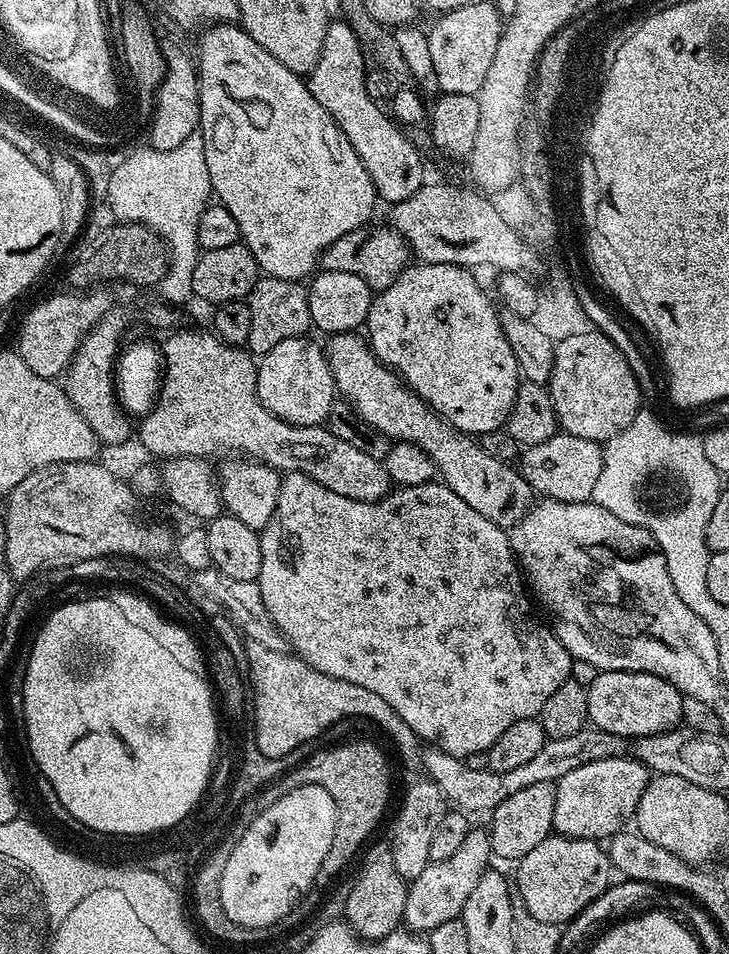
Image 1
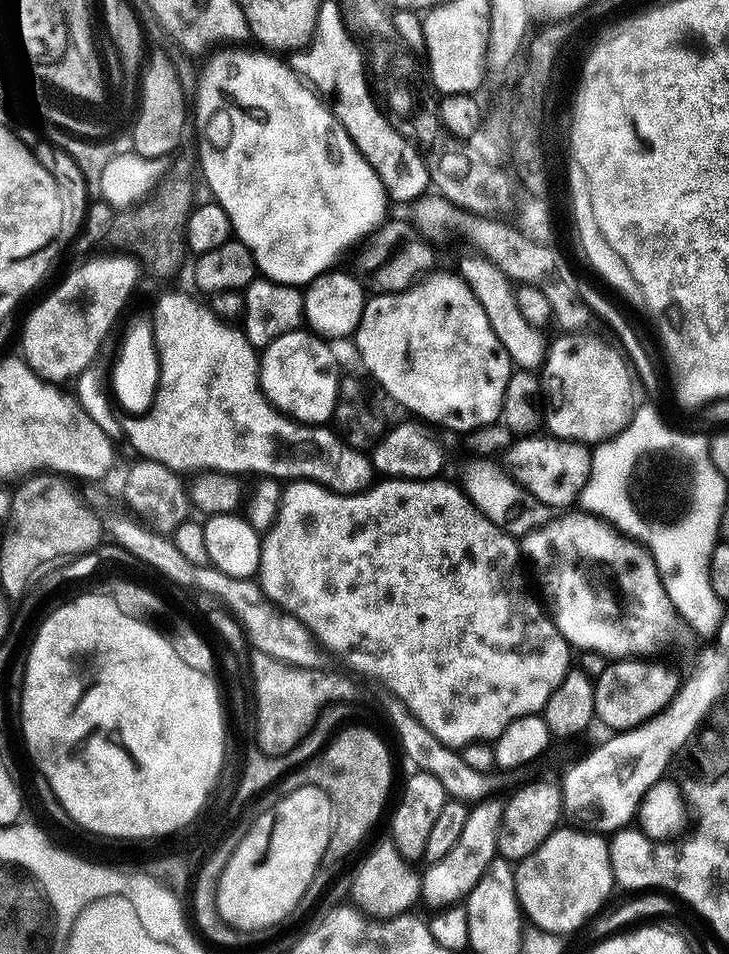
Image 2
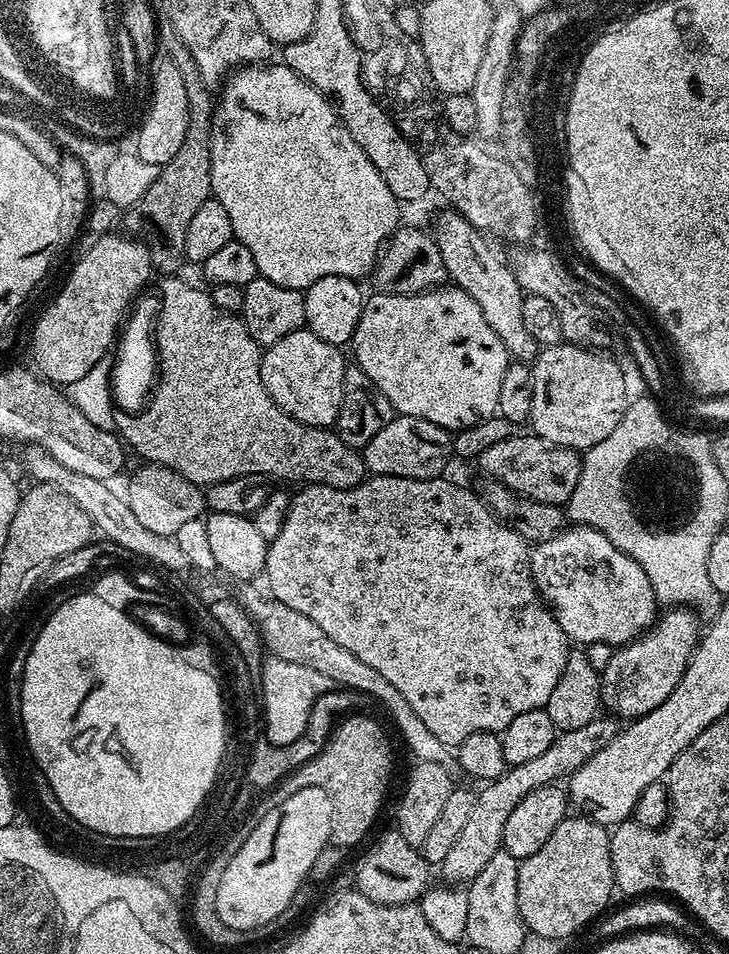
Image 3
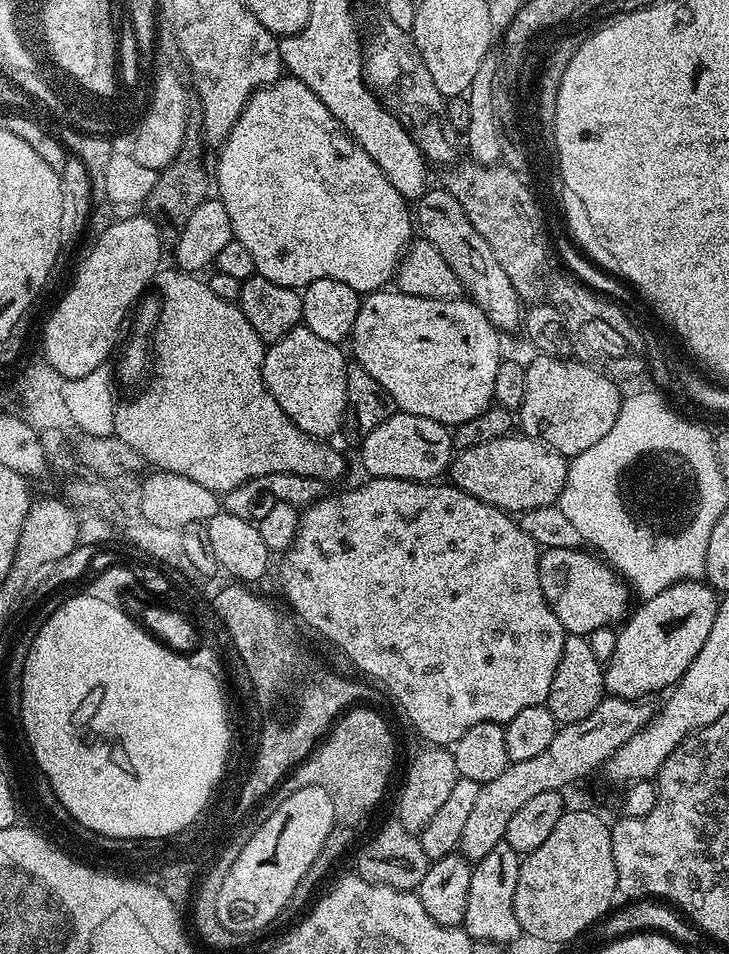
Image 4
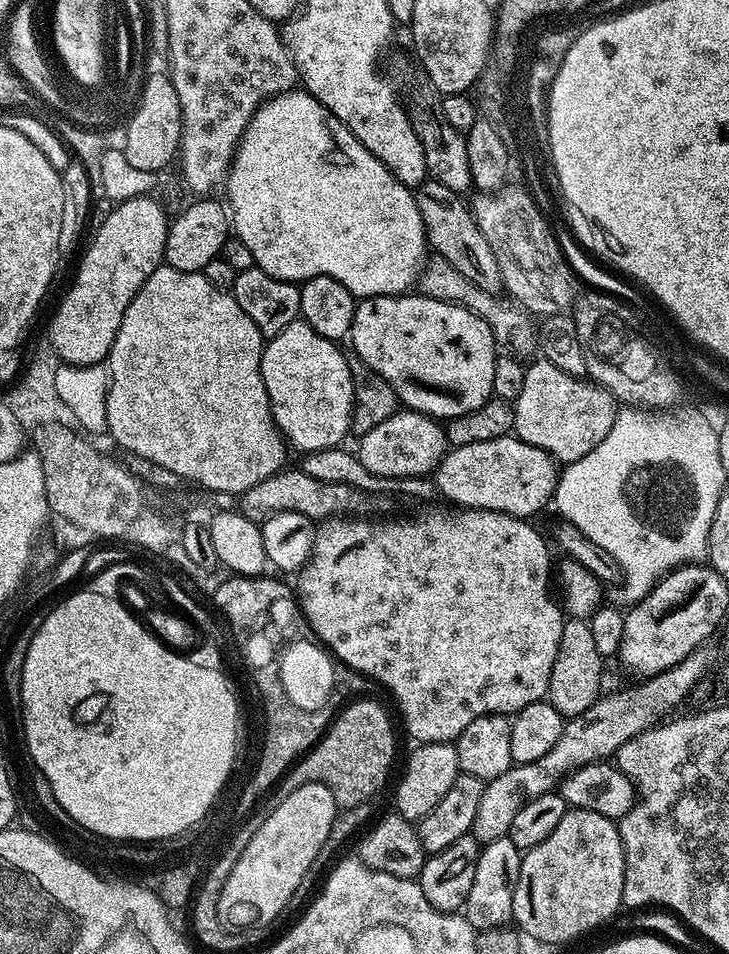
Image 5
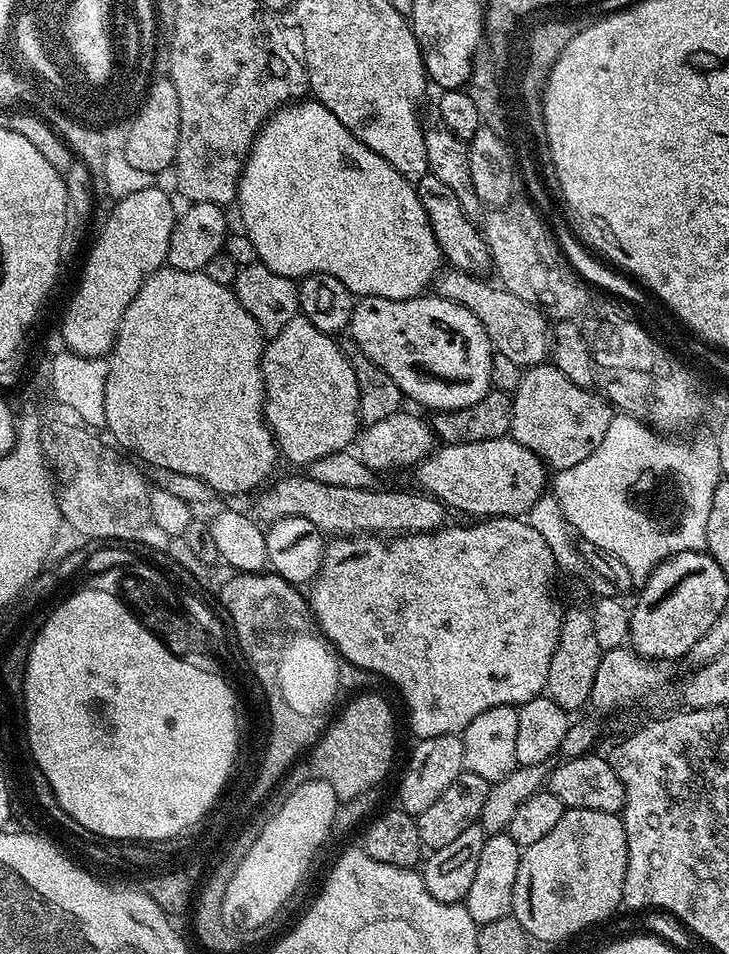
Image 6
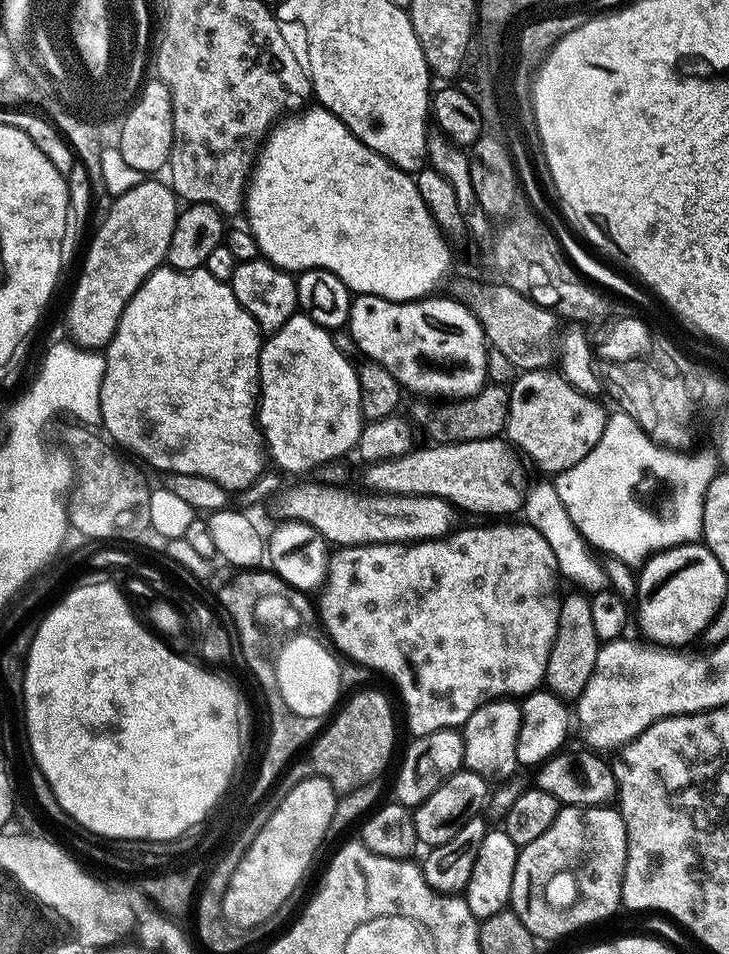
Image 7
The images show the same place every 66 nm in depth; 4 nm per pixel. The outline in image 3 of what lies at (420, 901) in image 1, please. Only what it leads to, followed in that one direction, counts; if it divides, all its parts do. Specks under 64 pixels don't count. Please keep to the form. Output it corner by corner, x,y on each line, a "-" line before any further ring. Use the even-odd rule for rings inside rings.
597,718
586,722
579,730
561,732
552,745
538,758
530,758
530,762
511,765
500,773
494,780
489,780
483,785
484,789
476,792
476,801
460,837
450,849
450,854
438,865
438,872
445,876
445,881
456,886
464,886
471,882
475,876
482,874
486,862
494,858
494,854
502,851
502,830
506,826
506,818
510,818
510,810
518,806
518,802
526,796
530,790
536,790
547,784
555,784
564,776
571,777
580,767
588,761
598,750
602,750
615,736
618,735
617,721
612,718

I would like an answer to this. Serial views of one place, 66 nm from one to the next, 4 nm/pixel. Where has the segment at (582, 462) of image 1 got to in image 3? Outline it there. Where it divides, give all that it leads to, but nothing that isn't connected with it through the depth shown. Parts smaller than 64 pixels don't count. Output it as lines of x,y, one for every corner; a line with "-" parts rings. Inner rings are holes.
513,434
506,437
498,446
490,446
478,458
478,465
495,483
505,484
519,496
529,496
531,500
547,504
567,505
574,494
574,486
580,481
582,456
575,448
557,448
541,436

